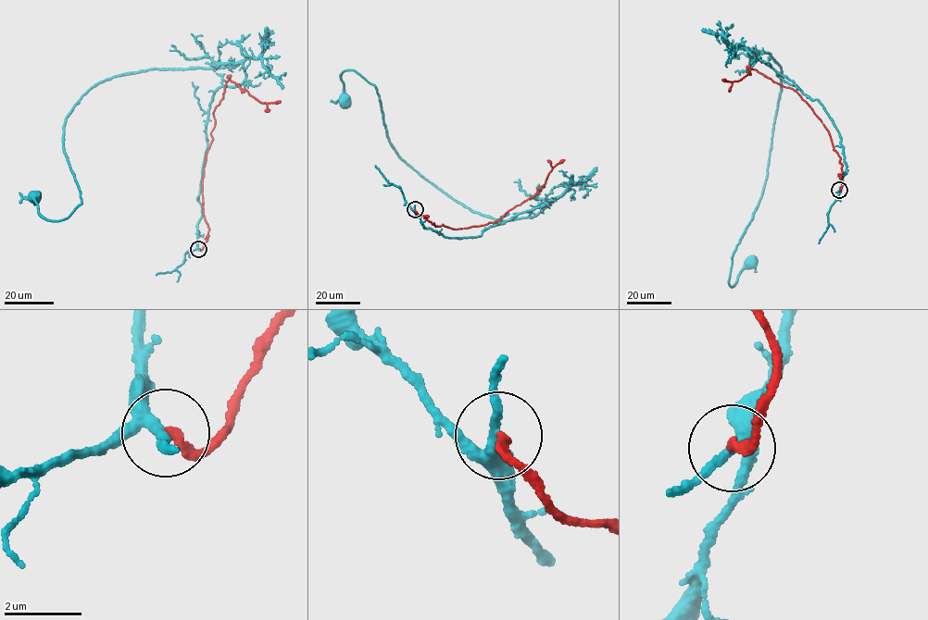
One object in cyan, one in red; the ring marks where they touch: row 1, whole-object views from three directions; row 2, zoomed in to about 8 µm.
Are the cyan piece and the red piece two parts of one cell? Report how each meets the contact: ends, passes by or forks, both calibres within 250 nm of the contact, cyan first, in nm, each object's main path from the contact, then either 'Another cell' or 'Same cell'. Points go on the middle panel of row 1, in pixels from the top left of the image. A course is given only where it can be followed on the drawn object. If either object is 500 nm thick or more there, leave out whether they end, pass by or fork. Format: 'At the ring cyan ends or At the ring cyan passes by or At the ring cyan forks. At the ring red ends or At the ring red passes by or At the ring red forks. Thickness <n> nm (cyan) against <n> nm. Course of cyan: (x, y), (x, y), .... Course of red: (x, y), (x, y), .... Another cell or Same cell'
At the ring cyan passes by. At the ring red ends. Thickness 240 nm (cyan) against 190 nm. Course of cyan: (415, 209), (460, 239), (555, 198), (503, 221), (472, 211), (391, 145), (374, 86), (344, 71), (342, 100). Course of red: (415, 209), (435, 227), (443, 225), (454, 229), (494, 222), (538, 192), (553, 167), (564, 160). Another cell

